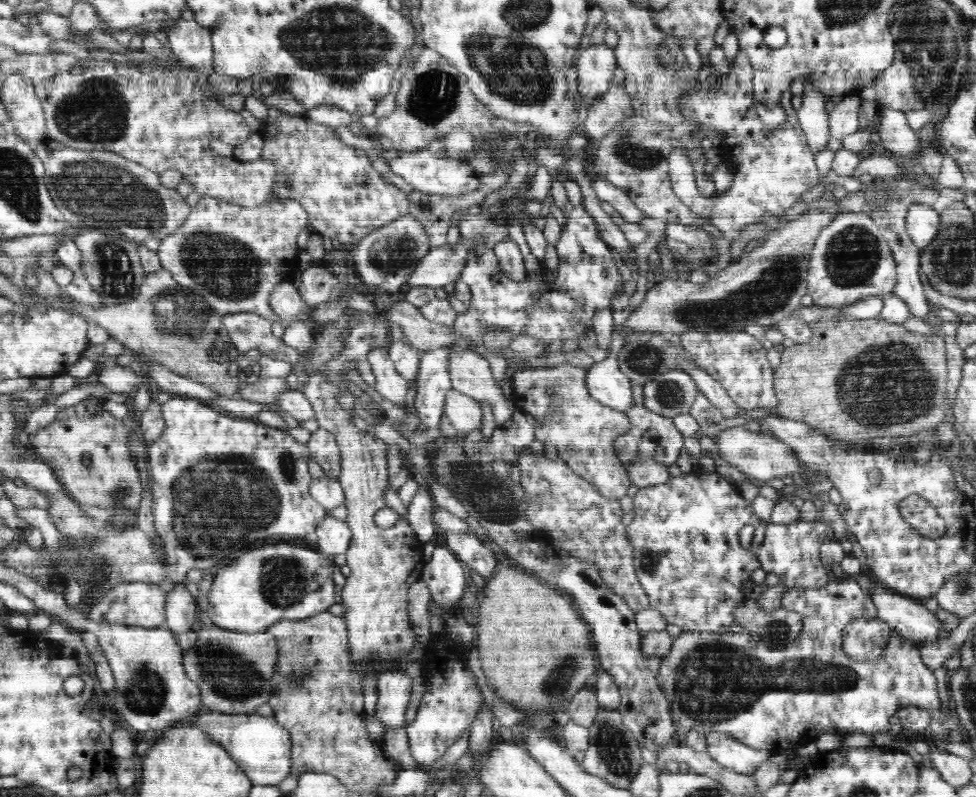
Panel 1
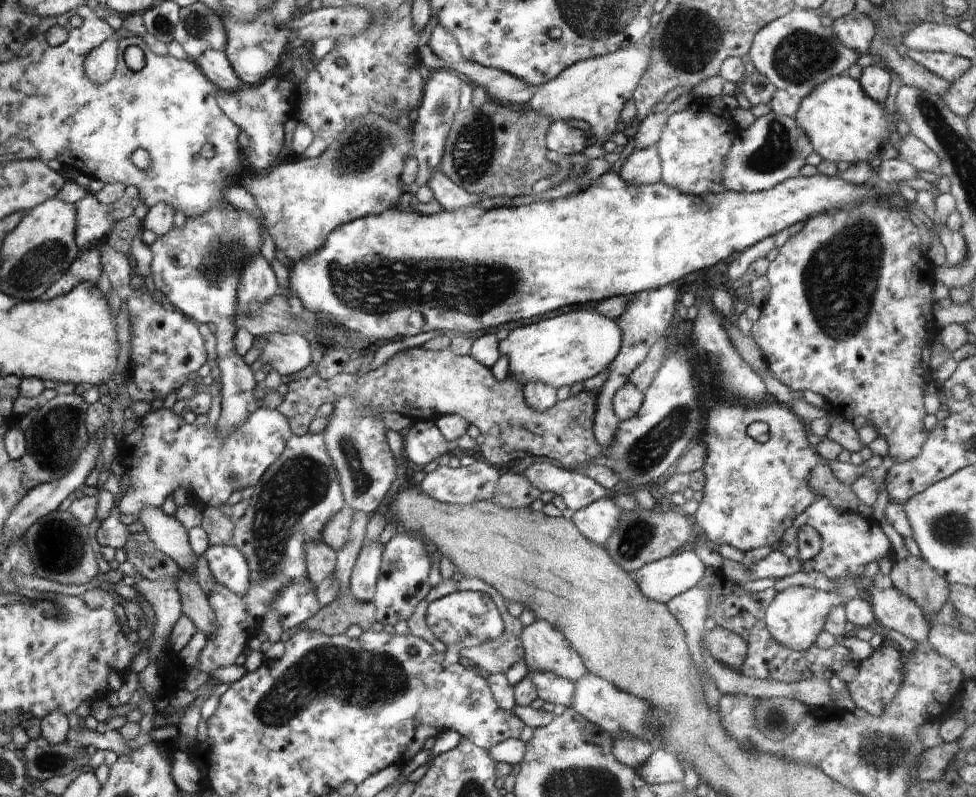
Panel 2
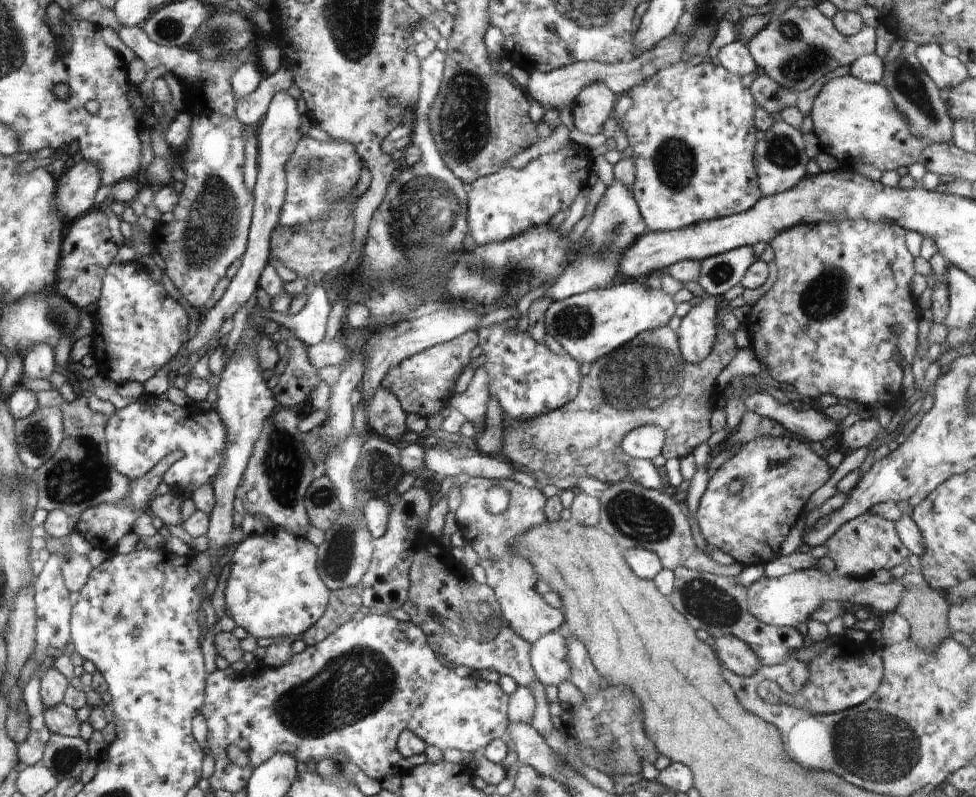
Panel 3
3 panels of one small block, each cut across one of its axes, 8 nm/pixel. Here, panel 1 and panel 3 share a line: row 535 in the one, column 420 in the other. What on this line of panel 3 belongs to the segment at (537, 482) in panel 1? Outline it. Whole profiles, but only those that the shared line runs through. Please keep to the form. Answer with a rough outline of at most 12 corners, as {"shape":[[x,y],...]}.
{"shape":[[441,542],[401,606],[453,666],[531,688],[530,643]]}

